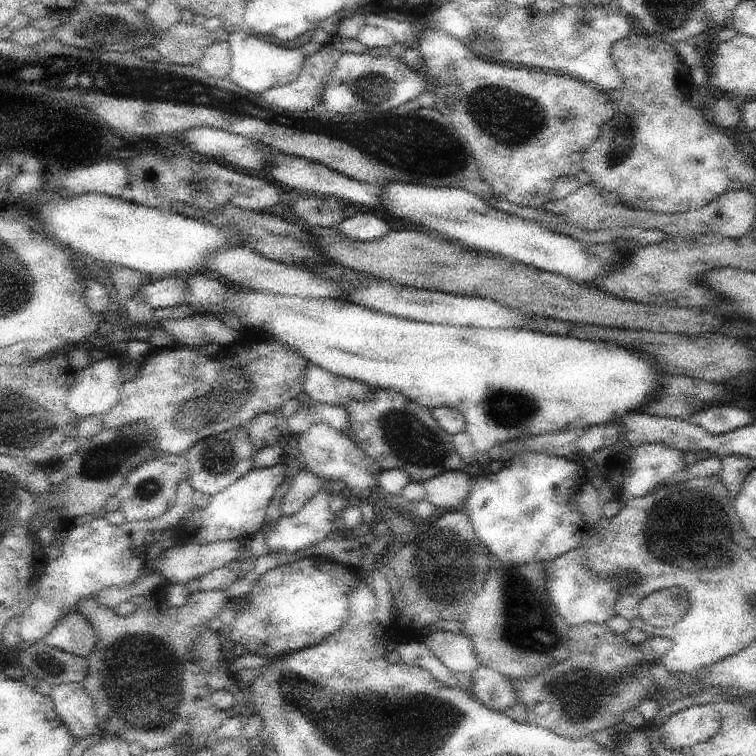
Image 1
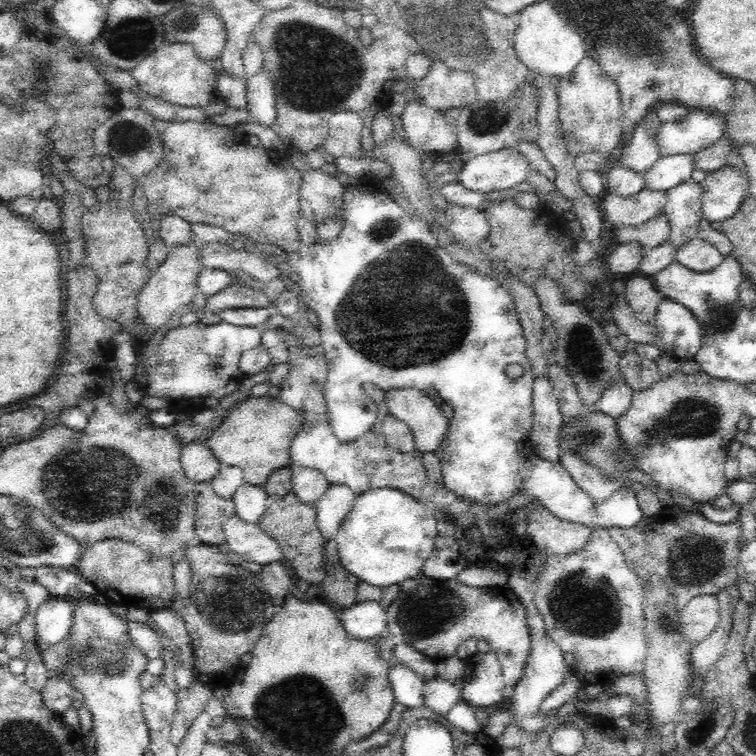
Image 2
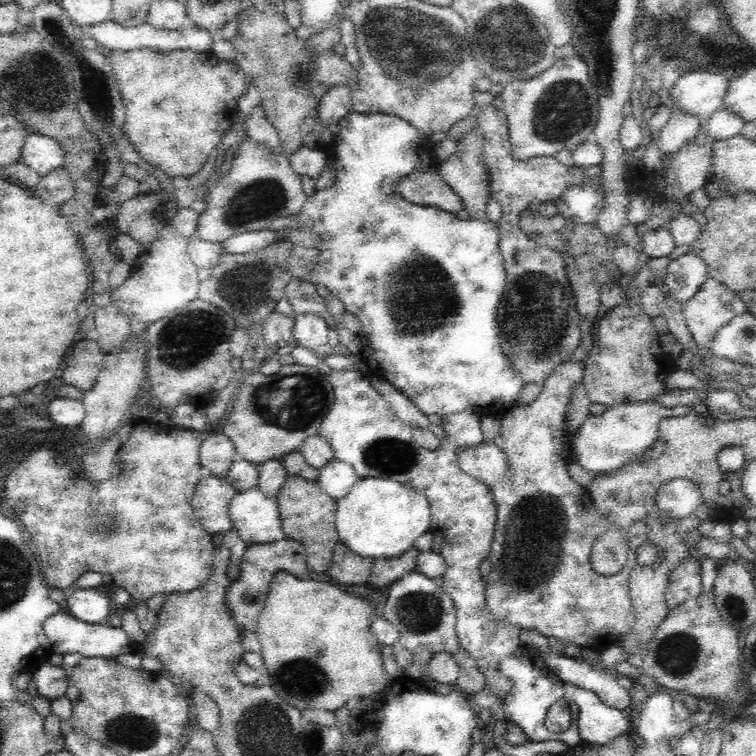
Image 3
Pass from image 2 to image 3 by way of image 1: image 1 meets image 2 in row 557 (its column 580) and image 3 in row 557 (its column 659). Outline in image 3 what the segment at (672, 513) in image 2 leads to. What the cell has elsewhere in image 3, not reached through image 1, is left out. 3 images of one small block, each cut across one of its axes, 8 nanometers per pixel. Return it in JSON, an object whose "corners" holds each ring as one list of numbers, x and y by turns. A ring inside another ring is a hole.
{"corners":[[690,555,670,573,664,594,664,603,669,609,702,592,701,572,700,561]]}

